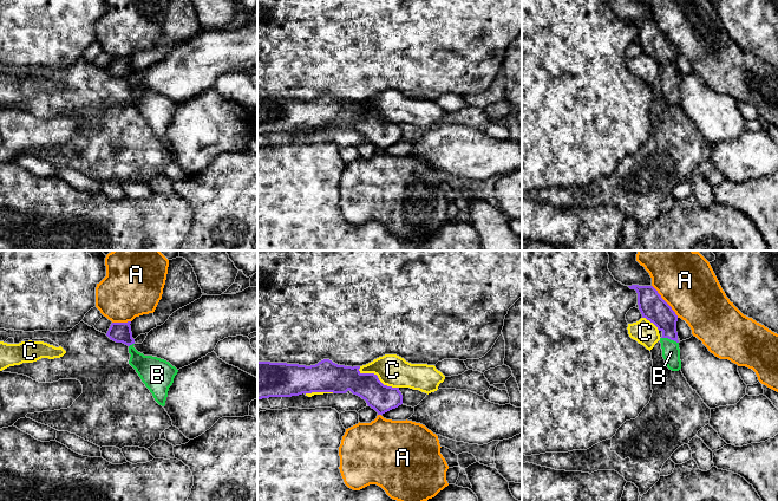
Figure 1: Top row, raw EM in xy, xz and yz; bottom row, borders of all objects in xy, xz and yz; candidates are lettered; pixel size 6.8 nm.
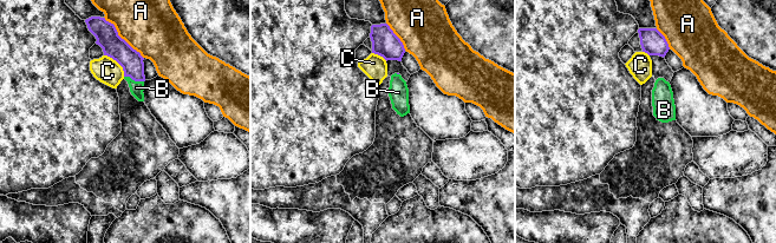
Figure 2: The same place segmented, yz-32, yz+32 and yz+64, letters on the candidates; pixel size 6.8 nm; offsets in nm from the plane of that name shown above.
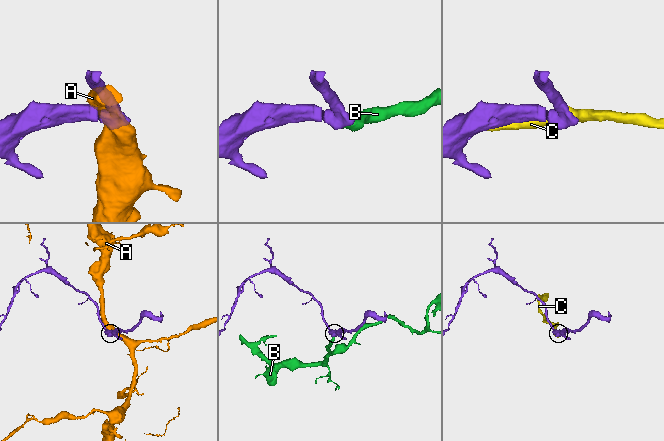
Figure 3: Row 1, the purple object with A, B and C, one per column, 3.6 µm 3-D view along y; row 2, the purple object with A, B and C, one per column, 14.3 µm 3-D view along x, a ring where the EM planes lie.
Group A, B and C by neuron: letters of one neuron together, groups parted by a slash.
A / B / C

